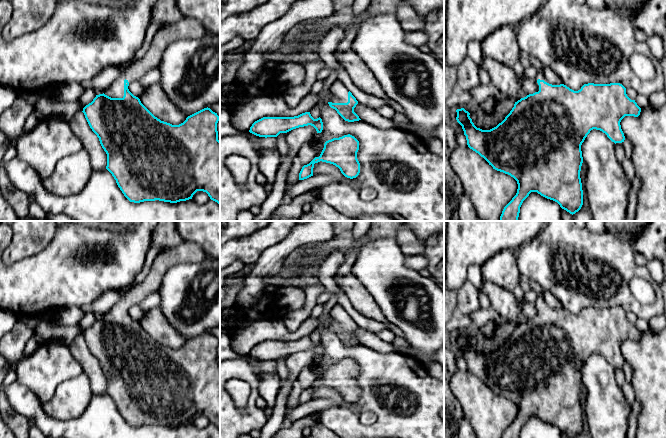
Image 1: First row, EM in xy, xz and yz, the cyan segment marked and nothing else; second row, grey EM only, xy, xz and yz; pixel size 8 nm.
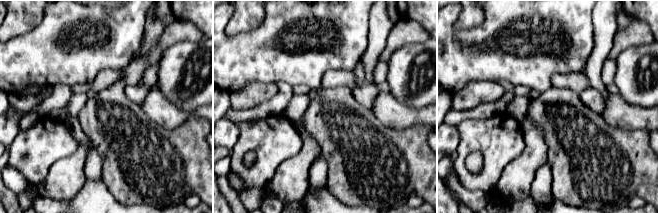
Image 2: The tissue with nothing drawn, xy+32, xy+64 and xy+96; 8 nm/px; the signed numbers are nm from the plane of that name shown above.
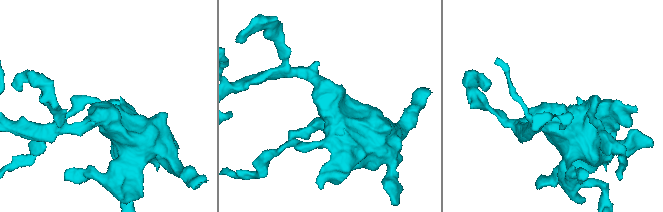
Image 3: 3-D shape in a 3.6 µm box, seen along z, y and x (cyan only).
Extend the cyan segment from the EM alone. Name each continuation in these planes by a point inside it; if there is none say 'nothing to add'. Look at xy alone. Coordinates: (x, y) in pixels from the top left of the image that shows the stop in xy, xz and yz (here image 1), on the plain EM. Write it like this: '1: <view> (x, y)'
1: xy (186, 252)

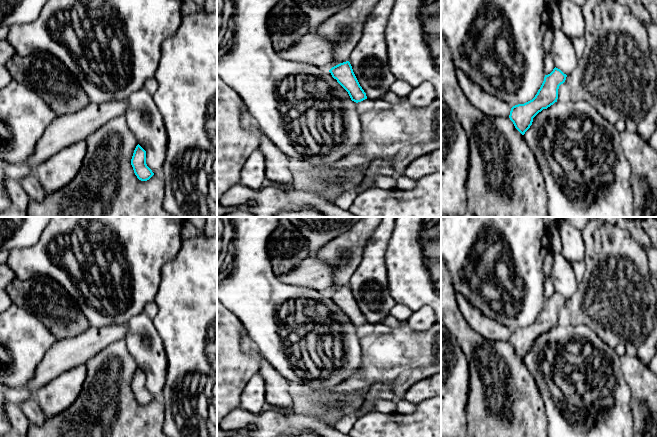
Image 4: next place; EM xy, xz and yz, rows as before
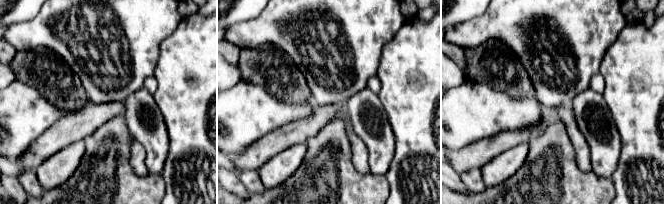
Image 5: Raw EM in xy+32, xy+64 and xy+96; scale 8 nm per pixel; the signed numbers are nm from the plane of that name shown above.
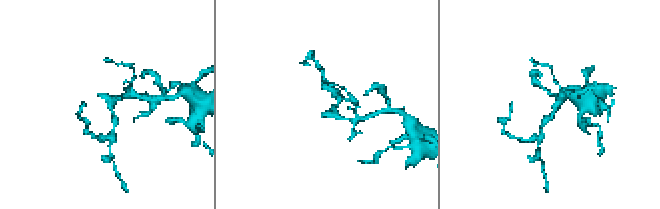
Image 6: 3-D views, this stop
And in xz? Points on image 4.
nothing to add

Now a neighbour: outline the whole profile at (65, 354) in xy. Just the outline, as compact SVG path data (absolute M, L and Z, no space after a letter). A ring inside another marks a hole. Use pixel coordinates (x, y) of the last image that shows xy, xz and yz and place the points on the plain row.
M127 323L104 327L90 326L80 335L57 341L38 364L33 378L25 388L33 395L37 389L64 372L86 364L107 346L125 339L127 333Z

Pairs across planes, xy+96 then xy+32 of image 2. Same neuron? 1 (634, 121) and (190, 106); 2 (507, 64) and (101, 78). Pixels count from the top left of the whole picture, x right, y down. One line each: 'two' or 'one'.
1: two
2: two

